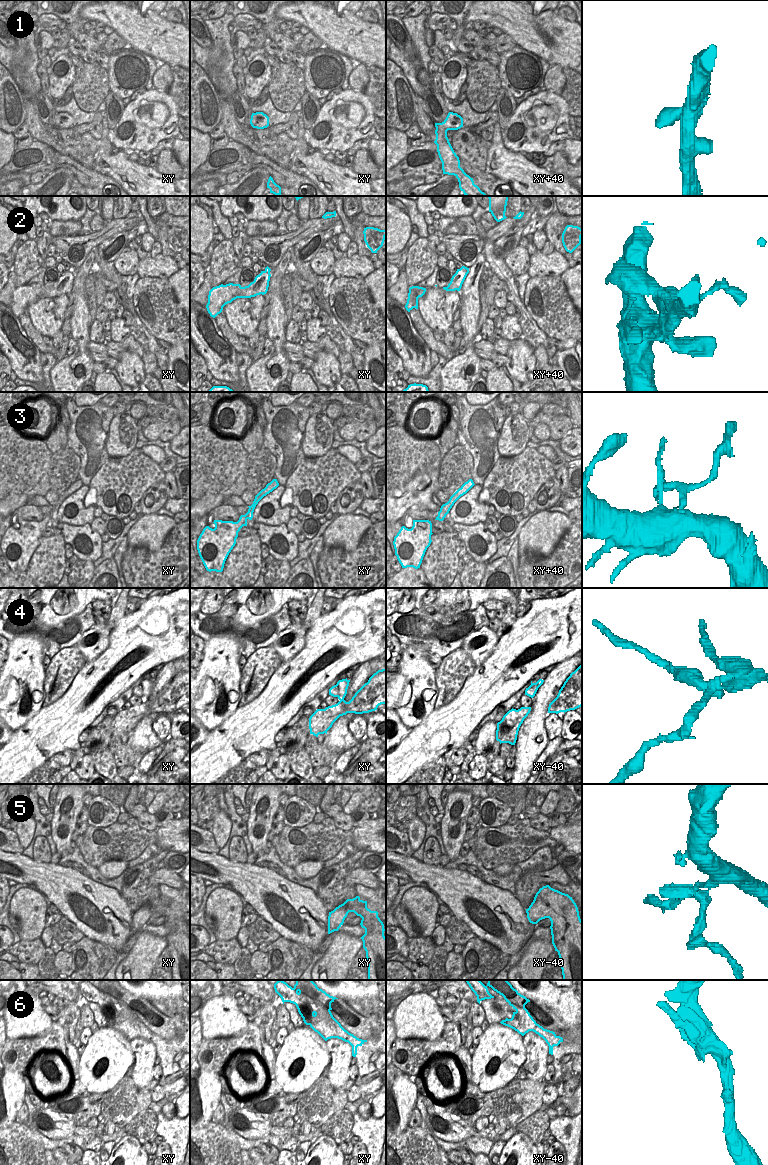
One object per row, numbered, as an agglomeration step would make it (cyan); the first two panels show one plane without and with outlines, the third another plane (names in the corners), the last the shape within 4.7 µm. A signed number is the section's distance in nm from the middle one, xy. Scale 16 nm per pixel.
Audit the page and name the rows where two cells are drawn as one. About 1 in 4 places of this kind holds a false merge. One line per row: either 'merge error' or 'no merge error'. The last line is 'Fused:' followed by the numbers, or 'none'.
1: no merge error
2: no merge error
3: merge error
4: merge error
5: merge error
6: merge error
Fused: 3, 4, 5, 6

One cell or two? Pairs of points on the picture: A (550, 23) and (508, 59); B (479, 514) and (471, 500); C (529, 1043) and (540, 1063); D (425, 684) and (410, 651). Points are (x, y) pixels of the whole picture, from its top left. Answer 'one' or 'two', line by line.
A: two
B: one
C: one
D: one

